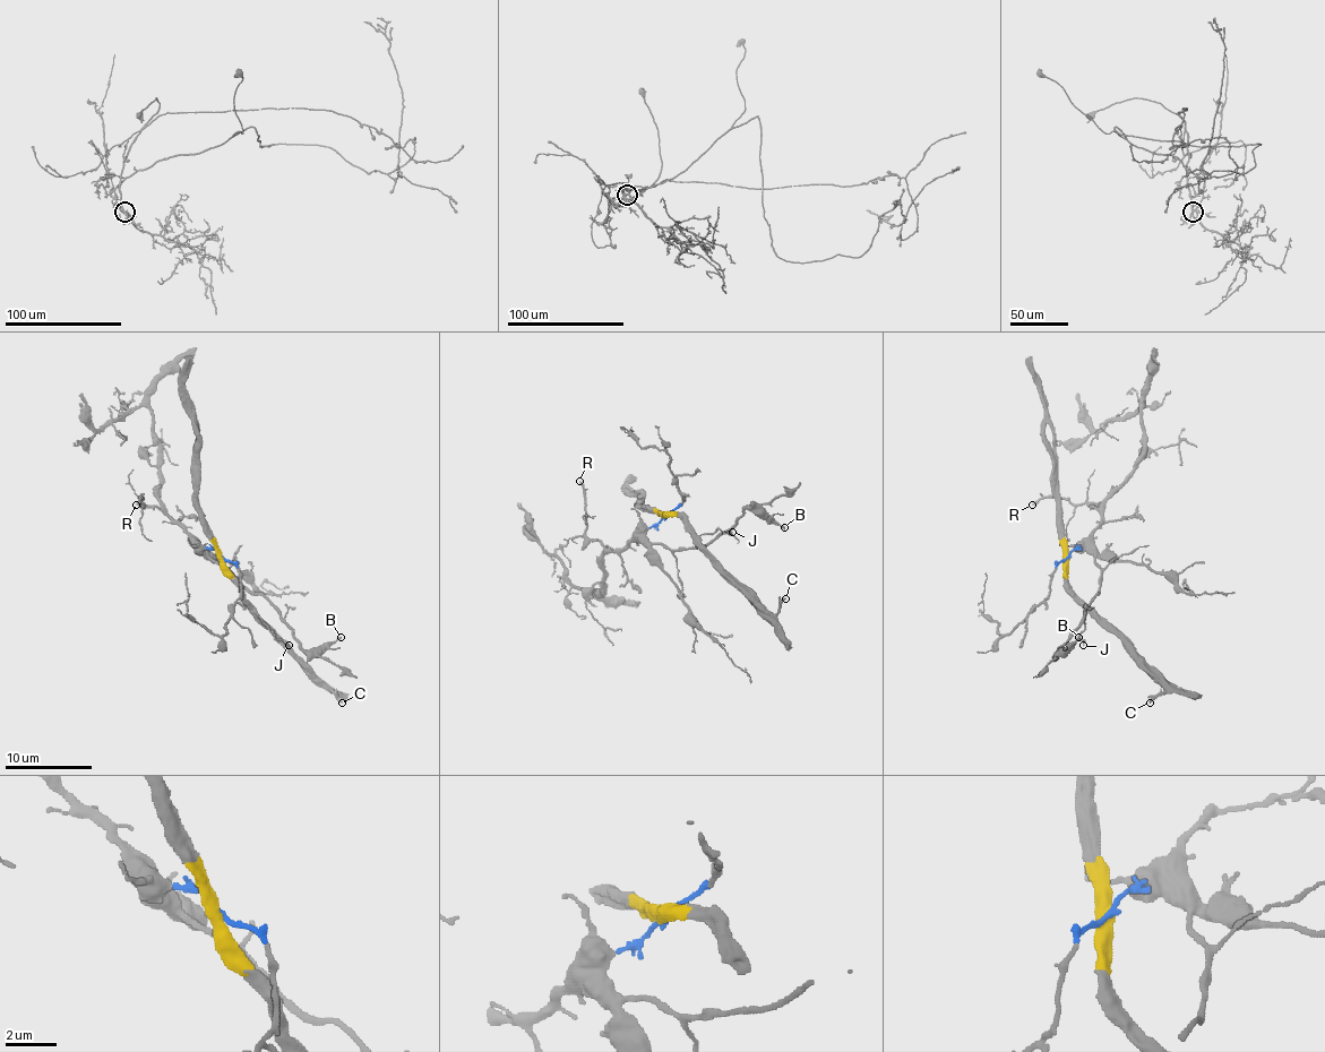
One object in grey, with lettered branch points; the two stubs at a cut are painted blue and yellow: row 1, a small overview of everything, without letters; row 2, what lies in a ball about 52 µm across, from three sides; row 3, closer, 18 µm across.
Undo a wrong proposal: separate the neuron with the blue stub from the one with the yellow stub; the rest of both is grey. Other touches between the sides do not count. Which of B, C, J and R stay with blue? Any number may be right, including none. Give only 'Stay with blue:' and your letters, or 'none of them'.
Stay with blue: B, R

